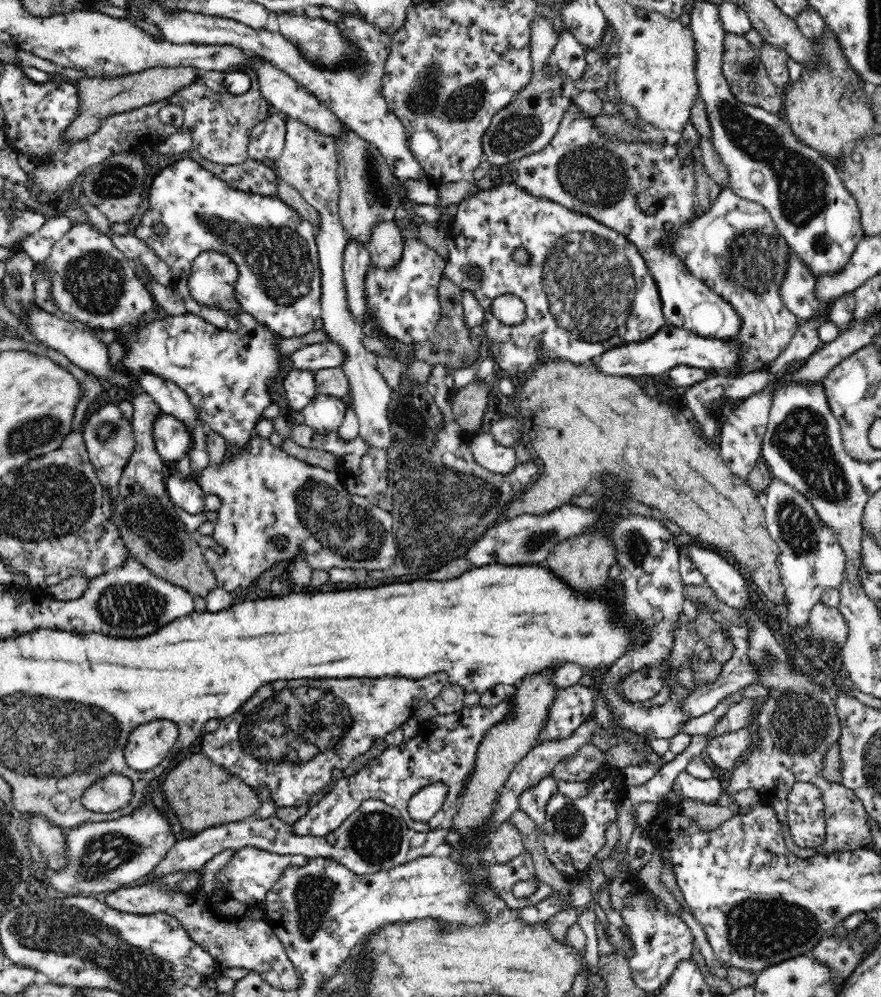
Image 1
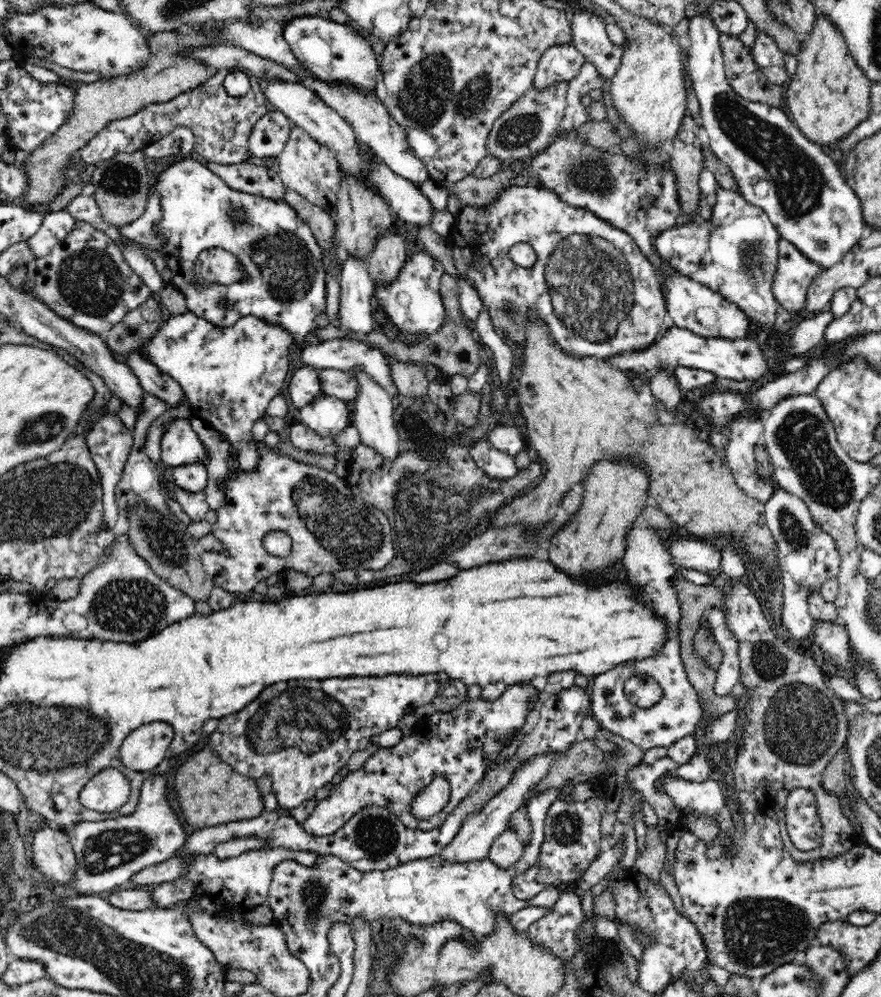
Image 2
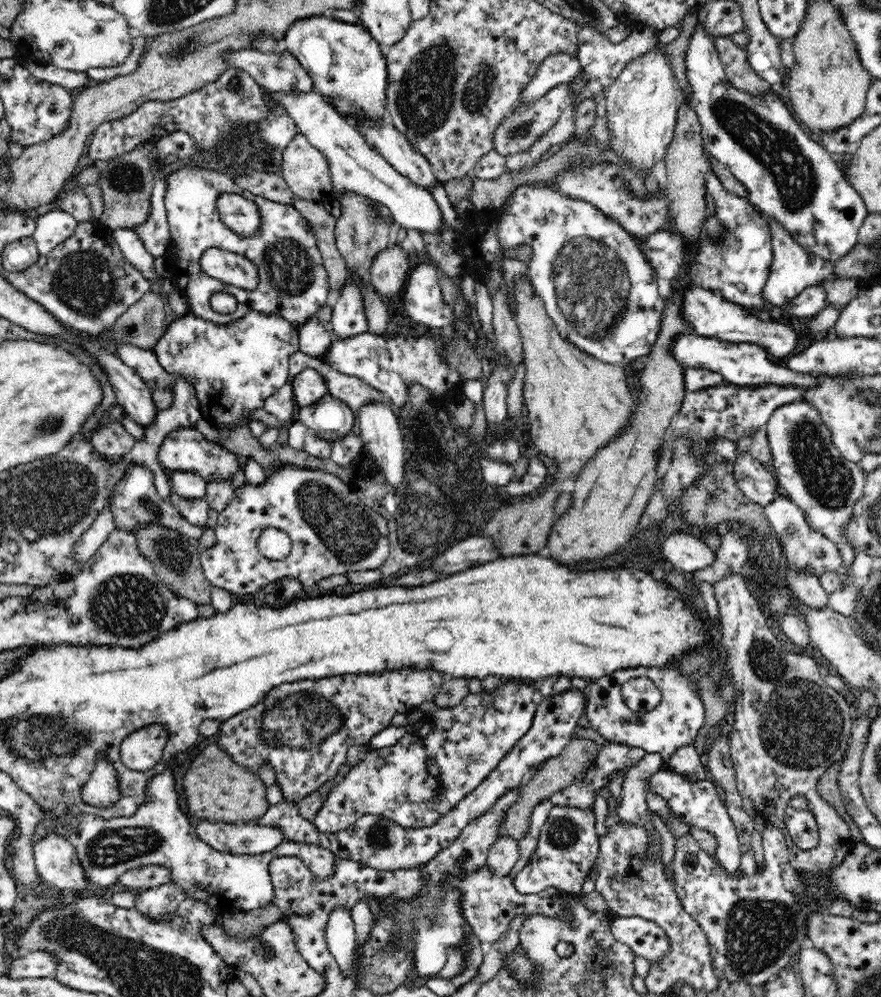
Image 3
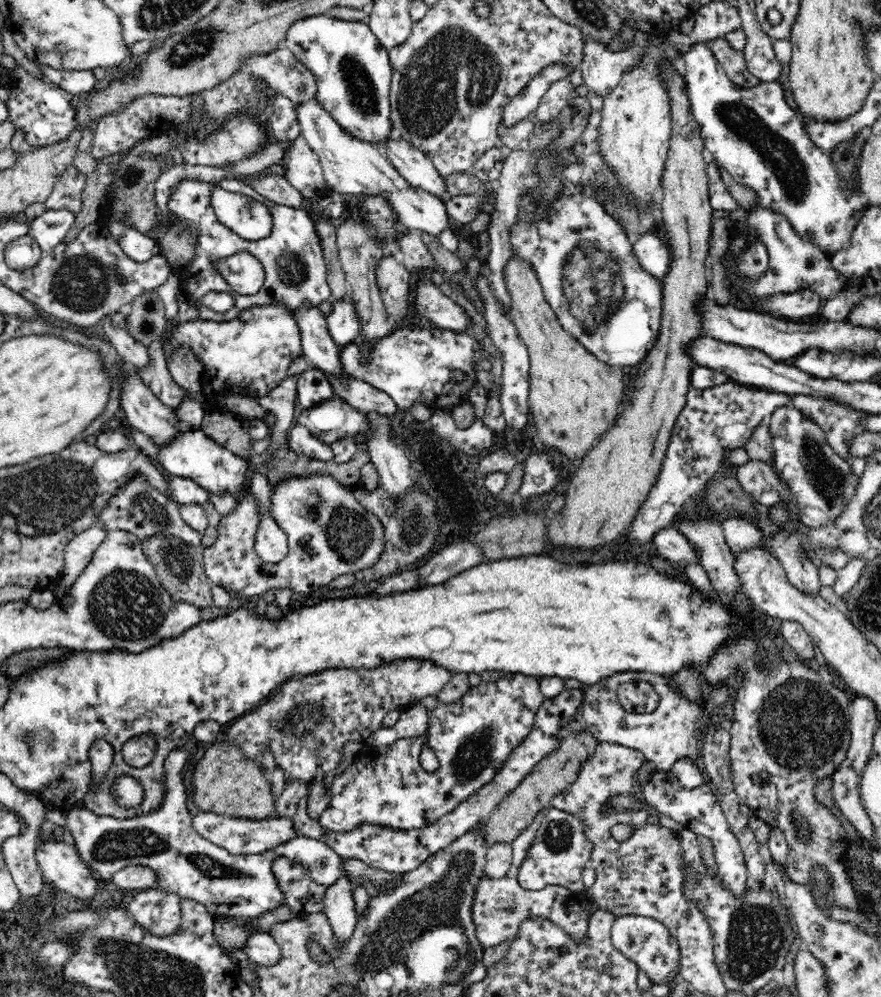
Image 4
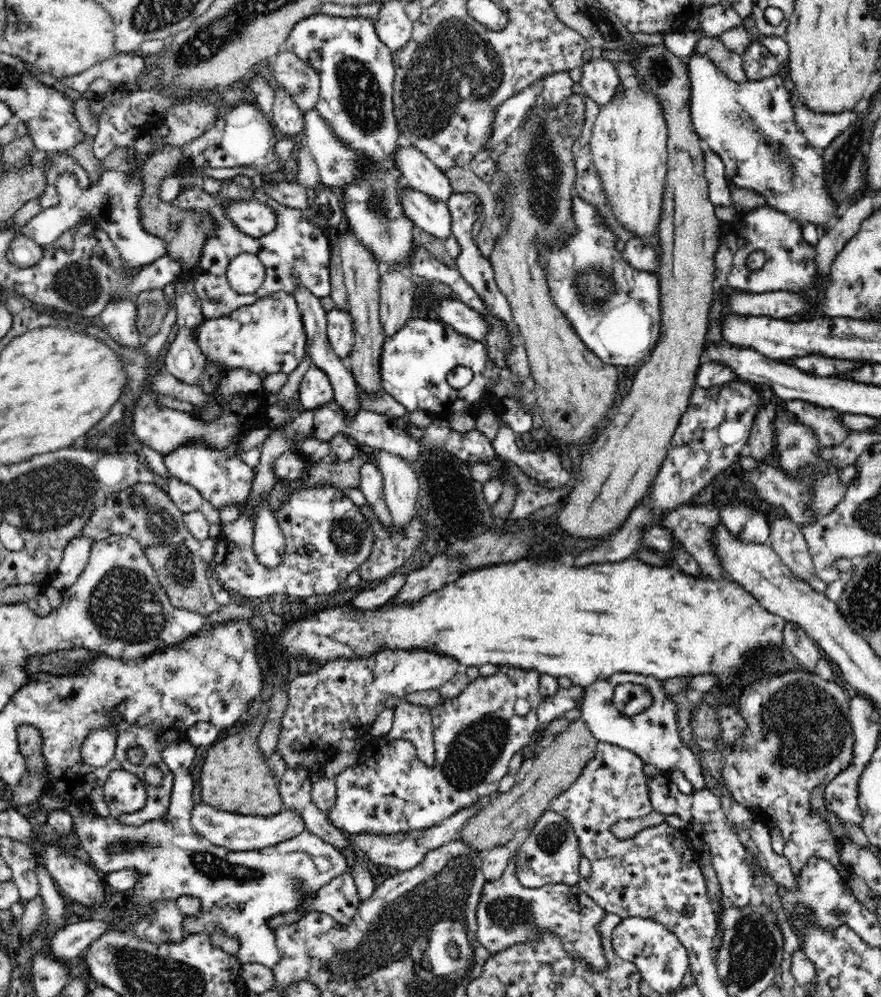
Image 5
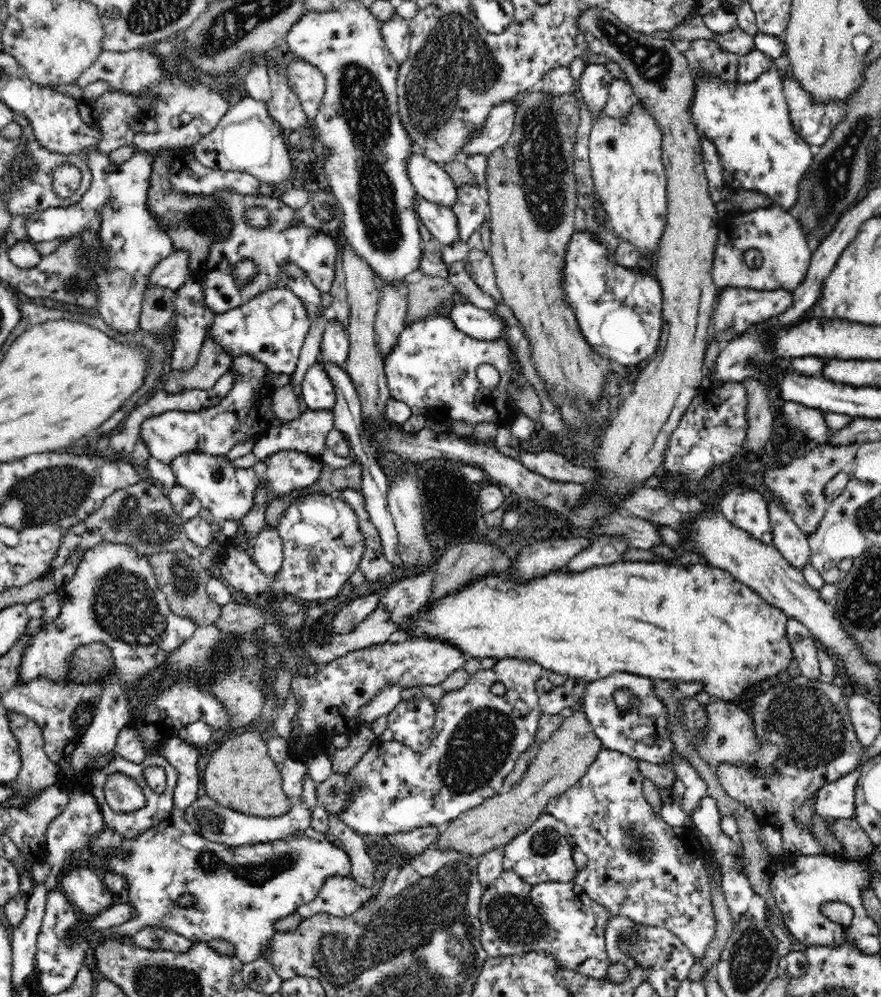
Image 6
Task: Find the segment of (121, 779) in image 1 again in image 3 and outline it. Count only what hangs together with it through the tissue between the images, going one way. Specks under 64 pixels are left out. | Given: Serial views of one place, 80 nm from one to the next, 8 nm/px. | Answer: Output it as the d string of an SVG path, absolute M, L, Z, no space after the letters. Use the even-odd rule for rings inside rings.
M98 754L94 770L82 787L81 799L98 808L110 808L120 796L121 786L113 764L105 760L105 754Z

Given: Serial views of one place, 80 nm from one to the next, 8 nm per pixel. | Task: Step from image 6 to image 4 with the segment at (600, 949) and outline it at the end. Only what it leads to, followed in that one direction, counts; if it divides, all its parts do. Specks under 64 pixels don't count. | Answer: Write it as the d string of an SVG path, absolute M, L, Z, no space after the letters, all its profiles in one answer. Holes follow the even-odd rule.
M538 812L534 822L515 838L511 845L514 848L512 854L512 864L506 873L499 879L493 879L485 875L480 884L476 886L476 895L473 898L473 923L475 924L475 934L477 940L484 948L495 947L504 941L514 941L519 938L522 924L529 919L547 920L554 923L554 926L562 928L576 947L582 947L587 942L591 942L589 934L590 918L596 914L598 906L590 902L584 891L574 892L572 889L564 888L562 885L546 885L543 889L525 889L521 887L517 876L524 858L526 850L534 840L535 833L542 822L543 814Z

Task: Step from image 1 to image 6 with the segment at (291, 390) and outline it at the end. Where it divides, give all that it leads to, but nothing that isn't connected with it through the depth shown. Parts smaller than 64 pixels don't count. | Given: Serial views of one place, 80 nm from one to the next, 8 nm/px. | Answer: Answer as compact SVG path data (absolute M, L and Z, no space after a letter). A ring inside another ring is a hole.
M321 362L313 364L301 383L300 394L307 409L316 411L332 411L337 402L337 393L329 373Z

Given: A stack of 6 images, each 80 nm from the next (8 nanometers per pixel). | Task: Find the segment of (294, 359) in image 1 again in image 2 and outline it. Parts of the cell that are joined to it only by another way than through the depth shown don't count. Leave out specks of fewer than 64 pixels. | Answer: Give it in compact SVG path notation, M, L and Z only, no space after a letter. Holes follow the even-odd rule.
M344 337L327 341L316 342L316 344L307 344L301 349L302 366L310 366L314 369L333 368L343 370L344 372L363 372L369 376L377 386L386 390L391 397L400 396L392 379L390 378L389 363L396 362L395 358L386 356L381 350L372 348L363 342L358 342L355 338Z

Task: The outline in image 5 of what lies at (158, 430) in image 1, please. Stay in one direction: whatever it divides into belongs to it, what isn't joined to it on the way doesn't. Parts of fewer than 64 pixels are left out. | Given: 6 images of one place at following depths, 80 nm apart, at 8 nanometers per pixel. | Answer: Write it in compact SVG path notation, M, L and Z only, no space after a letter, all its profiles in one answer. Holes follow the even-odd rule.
M197 440L173 450L170 456L164 457L164 462L170 477L190 484L190 487L202 494L204 501L208 501L218 511L224 506L234 506L241 510L247 506L256 470L240 460L232 446L216 451L206 447L202 440Z

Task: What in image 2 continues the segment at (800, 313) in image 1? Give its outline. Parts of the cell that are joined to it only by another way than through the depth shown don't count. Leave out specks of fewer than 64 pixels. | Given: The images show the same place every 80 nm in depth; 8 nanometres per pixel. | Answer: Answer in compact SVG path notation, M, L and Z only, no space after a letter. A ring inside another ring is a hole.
M784 237L778 240L778 268L771 281L771 294L778 304L789 312L802 312L806 292L824 266L810 261L797 245Z

